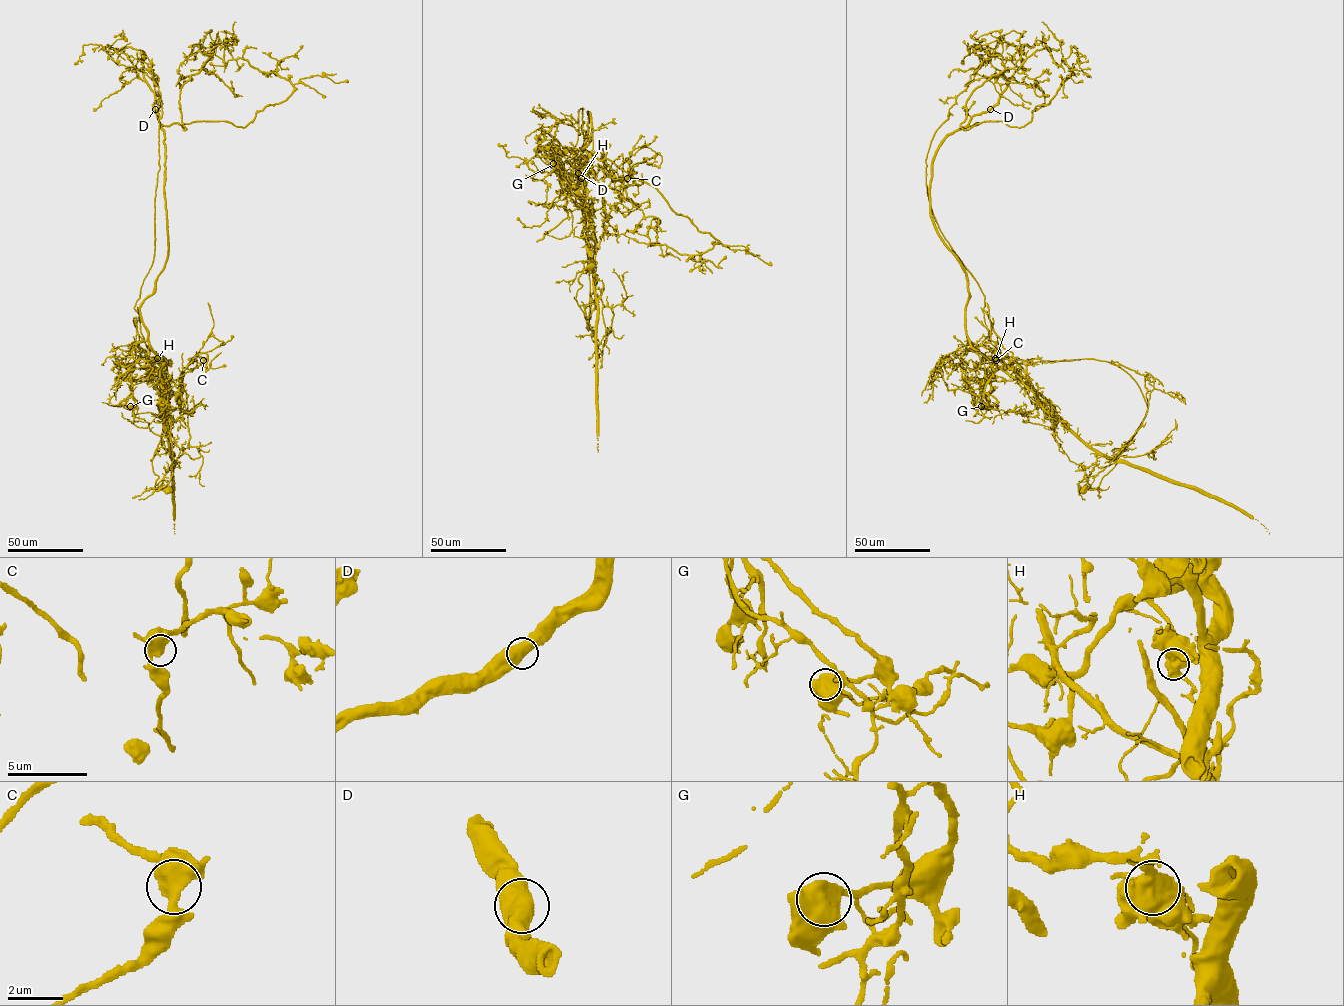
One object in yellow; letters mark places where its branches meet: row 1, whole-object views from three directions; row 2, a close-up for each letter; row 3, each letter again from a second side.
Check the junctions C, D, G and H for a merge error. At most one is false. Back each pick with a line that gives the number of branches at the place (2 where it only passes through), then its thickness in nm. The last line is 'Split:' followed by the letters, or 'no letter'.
H: 2 | 750 nm
Split: H

